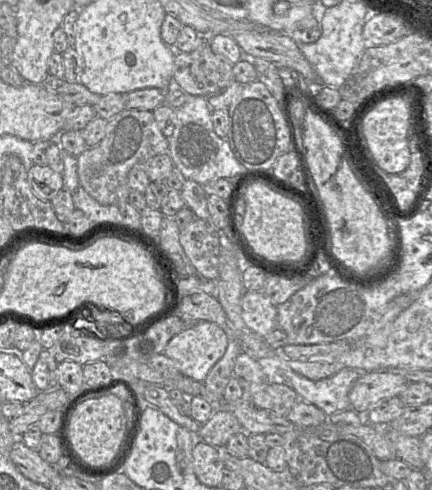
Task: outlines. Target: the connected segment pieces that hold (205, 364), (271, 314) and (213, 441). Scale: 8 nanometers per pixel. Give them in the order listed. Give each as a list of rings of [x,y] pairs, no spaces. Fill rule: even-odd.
[[[199,321],[174,336],[167,344],[164,355],[169,357],[179,372],[198,382],[204,382],[214,365],[224,356],[231,339],[219,325]]]
[[[245,292],[241,299],[245,325],[261,337],[277,327],[277,306],[263,292]]]
[[[214,411],[209,420],[201,425],[197,437],[209,445],[221,447],[240,432],[244,431],[235,415],[230,411]]]

